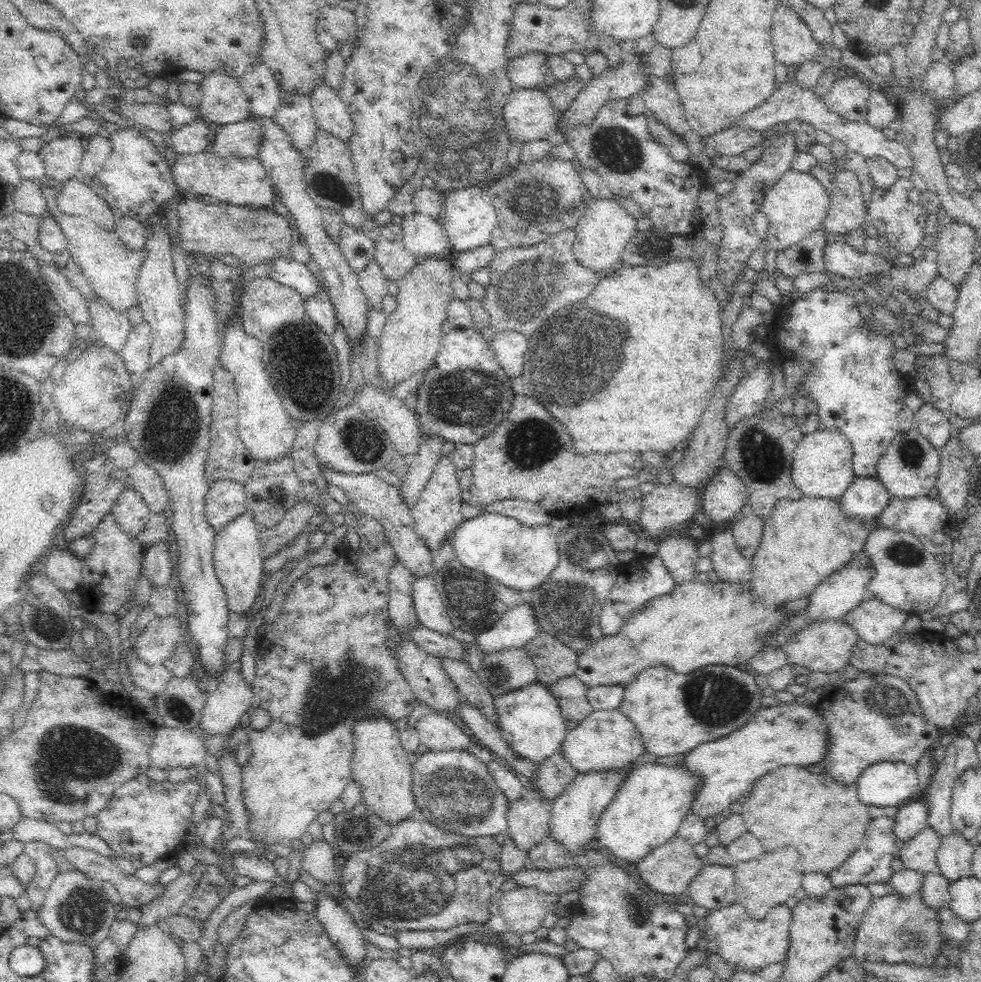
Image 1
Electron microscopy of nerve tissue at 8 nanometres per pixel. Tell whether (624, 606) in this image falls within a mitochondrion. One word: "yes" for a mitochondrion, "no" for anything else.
no

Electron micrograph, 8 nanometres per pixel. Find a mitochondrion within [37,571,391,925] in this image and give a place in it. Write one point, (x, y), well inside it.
(329, 707)

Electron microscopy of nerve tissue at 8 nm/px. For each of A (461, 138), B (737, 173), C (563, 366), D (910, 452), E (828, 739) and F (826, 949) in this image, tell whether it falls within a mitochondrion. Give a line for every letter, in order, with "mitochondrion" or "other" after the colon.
A: mitochondrion
B: other
C: mitochondrion
D: mitochondrion
E: other
F: other

